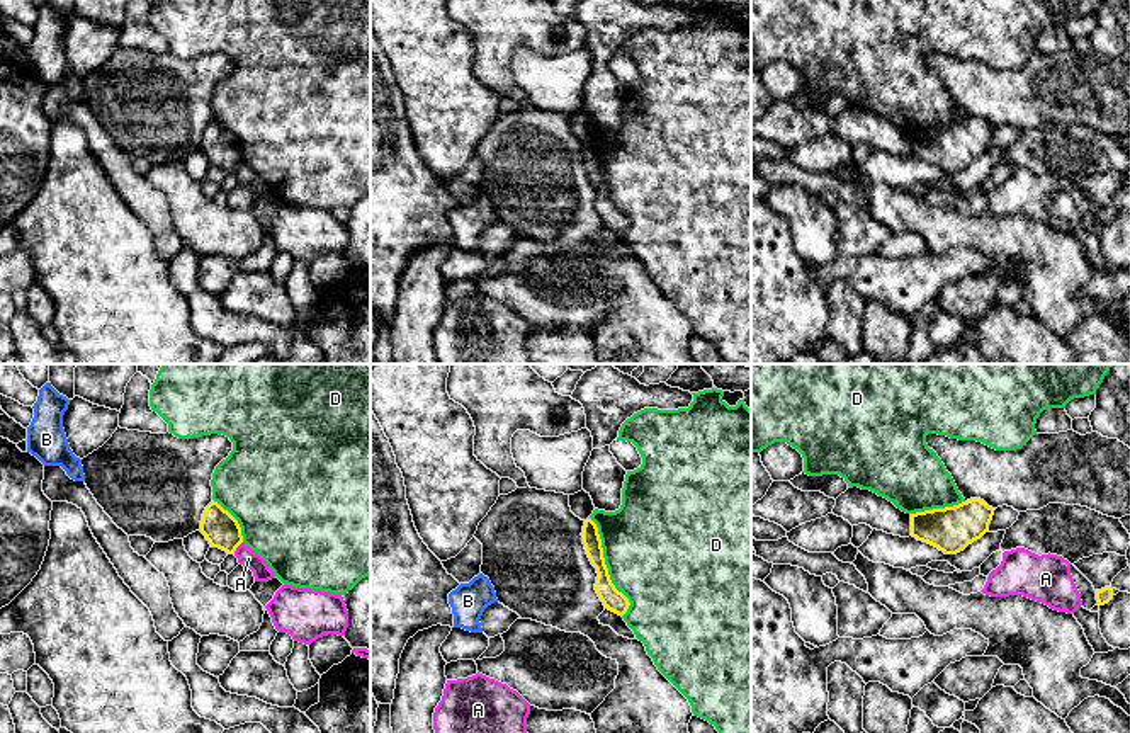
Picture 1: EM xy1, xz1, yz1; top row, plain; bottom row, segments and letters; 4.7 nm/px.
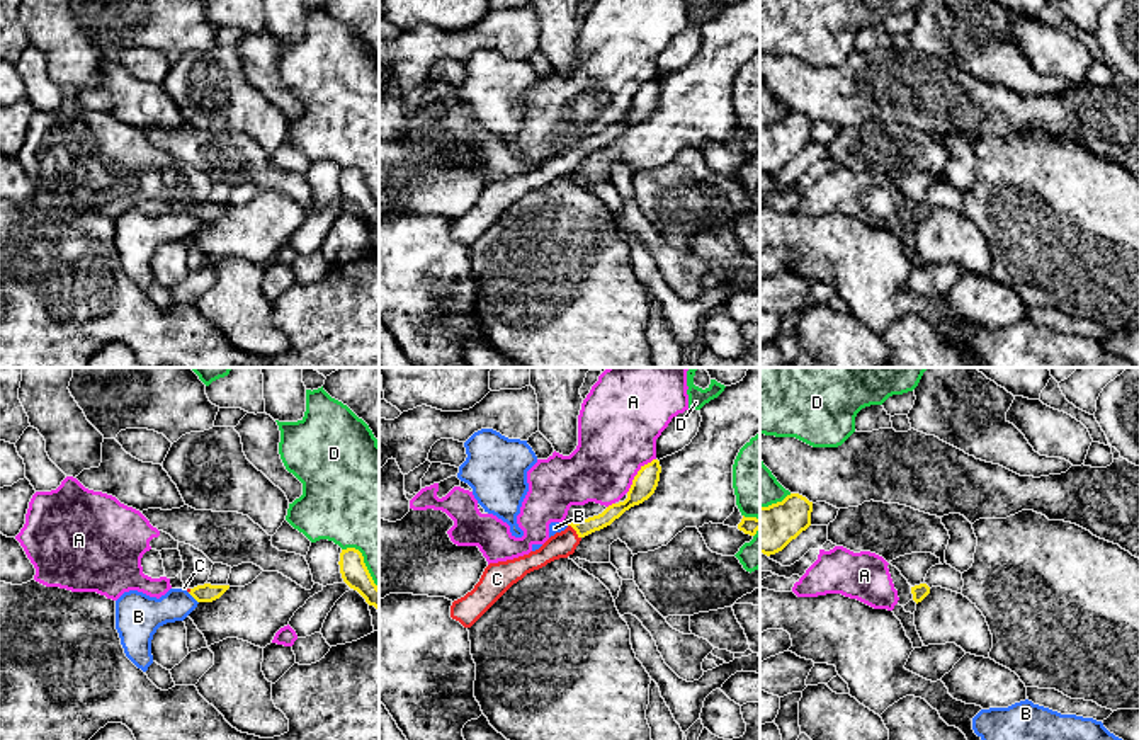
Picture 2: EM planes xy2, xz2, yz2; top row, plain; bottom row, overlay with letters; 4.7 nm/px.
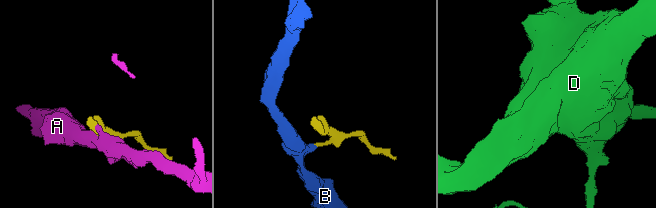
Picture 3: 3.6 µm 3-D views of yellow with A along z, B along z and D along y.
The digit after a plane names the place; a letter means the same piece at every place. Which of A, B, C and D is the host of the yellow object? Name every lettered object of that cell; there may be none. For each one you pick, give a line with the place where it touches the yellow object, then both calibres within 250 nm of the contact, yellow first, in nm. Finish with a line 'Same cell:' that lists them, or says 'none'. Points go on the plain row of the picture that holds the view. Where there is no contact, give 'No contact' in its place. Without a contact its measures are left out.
C: Touches yellow at xz2 (575, 148). Thickness 80 nm (yellow) against 120 nm
Same cell: C

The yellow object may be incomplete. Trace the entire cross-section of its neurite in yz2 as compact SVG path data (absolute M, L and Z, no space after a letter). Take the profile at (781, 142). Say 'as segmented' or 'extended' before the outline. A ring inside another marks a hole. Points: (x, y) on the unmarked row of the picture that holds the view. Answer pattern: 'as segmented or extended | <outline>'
as segmented | M799 112L782 121L760 126L760 172L770 175L782 170L811 145L813 121Z

